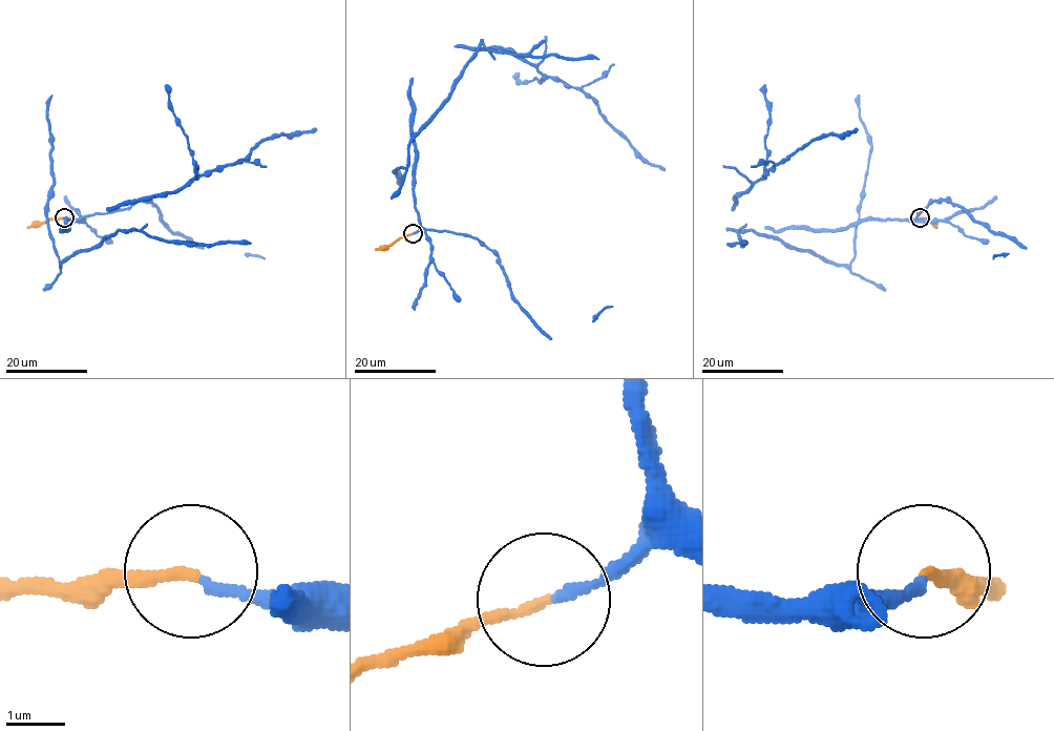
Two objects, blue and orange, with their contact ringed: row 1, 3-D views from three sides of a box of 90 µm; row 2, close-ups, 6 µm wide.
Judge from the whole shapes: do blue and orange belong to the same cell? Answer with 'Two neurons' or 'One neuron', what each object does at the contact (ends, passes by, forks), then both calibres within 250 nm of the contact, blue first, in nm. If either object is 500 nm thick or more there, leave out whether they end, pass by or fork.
One neuron. At the ring blue ends. At the ring orange ends. Thickness 160 nm (blue) against 170 nm

